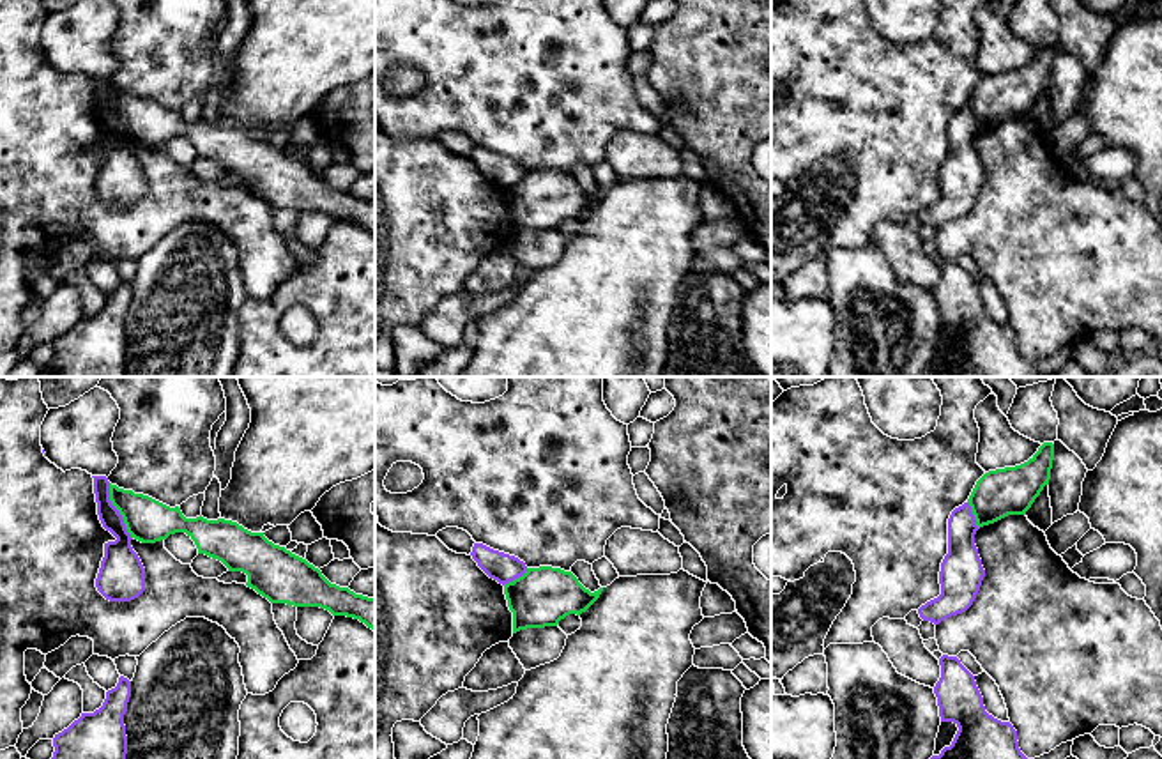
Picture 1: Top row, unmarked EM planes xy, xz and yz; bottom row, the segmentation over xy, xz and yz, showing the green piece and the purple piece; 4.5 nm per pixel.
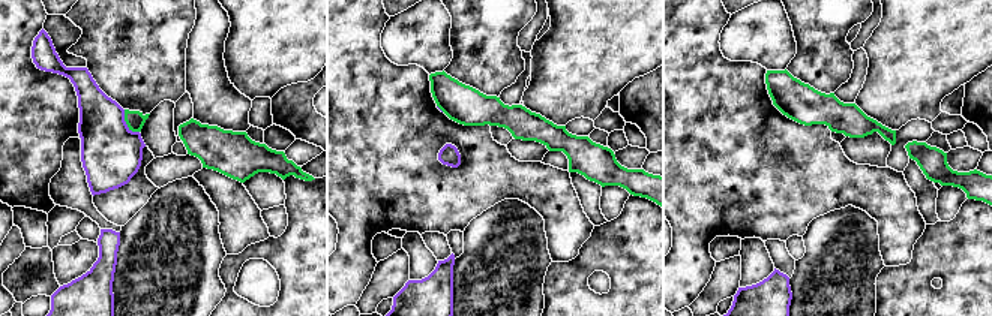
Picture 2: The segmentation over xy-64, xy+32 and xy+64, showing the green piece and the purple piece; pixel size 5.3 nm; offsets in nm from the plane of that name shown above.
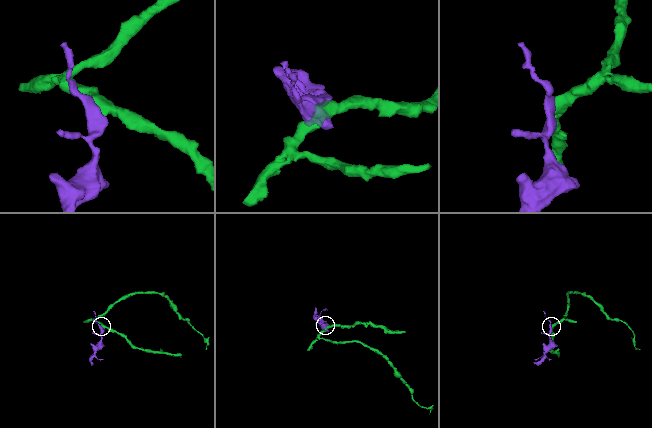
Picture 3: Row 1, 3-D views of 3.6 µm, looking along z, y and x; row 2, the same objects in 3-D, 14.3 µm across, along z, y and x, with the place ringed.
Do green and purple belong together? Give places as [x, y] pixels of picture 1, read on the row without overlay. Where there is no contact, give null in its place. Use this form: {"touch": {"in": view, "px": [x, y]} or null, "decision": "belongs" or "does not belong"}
{"touch": {"in": "xy", "px": [119, 115]}, "decision": "does not belong"}

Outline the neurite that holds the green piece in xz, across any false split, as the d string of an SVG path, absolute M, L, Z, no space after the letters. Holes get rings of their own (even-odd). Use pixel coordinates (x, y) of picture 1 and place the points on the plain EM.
M527 172L522 180L504 188L508 211L513 216L513 237L527 232L557 230L570 218L580 219L600 202L601 195L603 191L591 196L571 175L561 172Z

